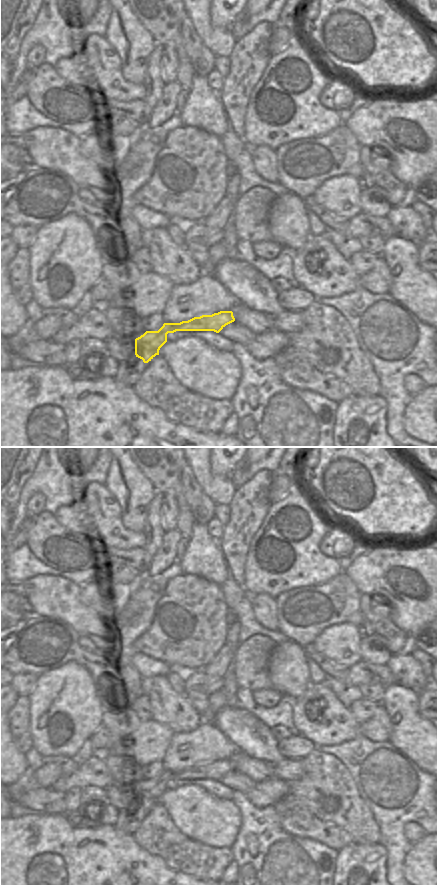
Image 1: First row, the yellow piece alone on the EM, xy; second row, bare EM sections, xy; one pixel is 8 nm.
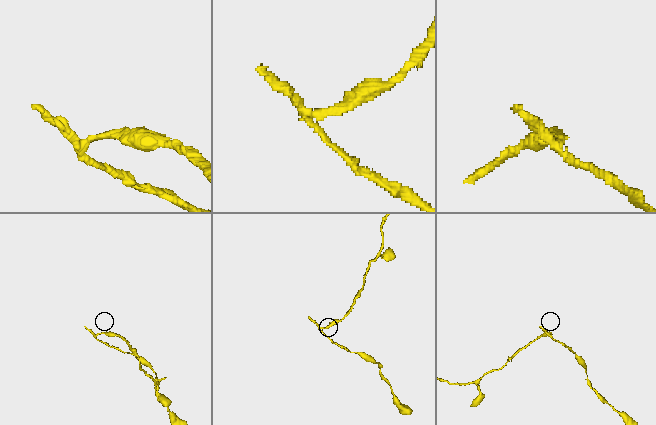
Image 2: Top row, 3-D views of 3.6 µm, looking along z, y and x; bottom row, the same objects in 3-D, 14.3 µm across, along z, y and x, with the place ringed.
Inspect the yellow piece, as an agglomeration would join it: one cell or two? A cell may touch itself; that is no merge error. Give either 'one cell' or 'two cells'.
two cells

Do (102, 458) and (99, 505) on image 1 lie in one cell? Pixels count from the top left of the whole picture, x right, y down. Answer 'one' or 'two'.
two

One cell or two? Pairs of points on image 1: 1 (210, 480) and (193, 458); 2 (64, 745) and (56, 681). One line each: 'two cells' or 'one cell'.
1: one cell
2: one cell

